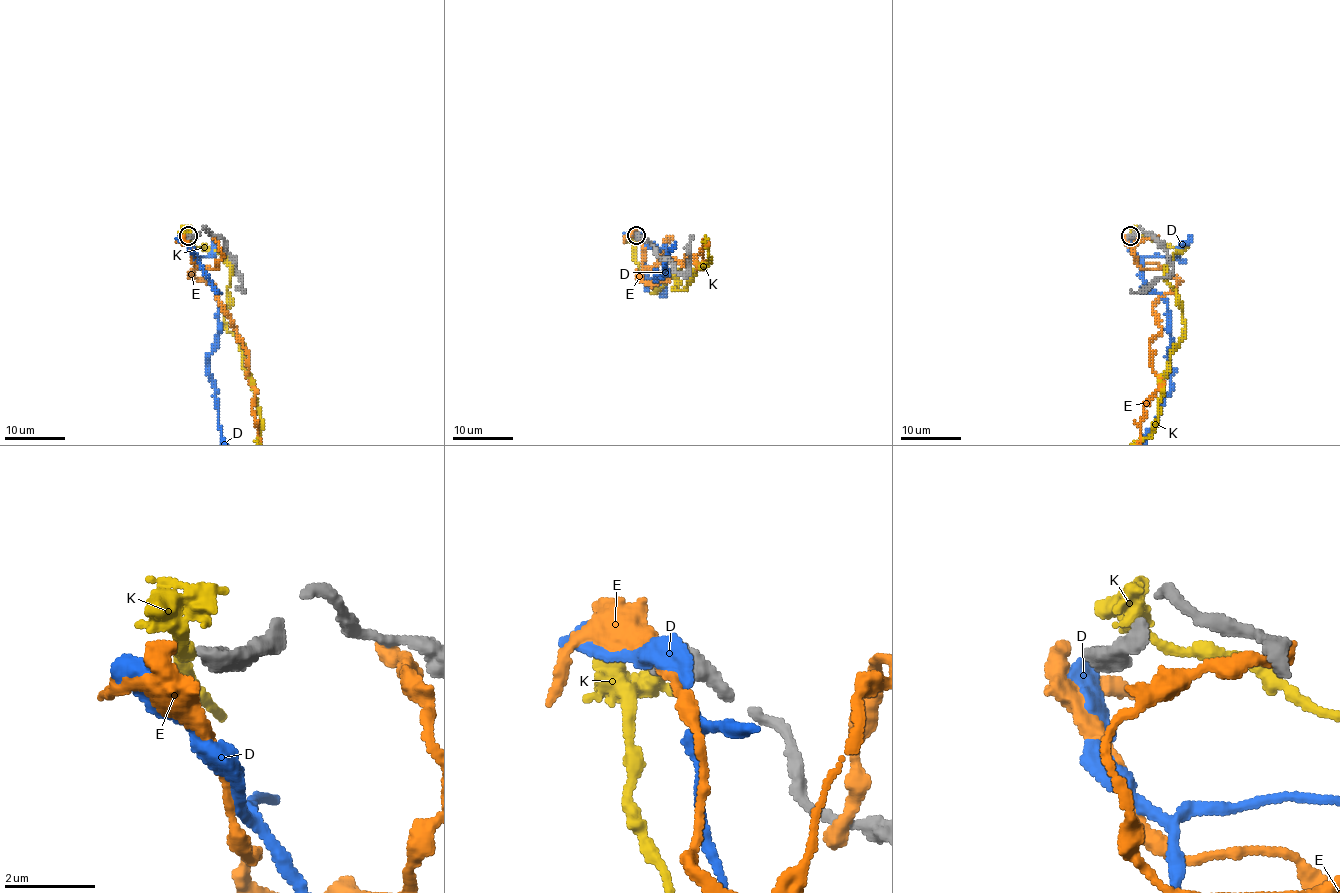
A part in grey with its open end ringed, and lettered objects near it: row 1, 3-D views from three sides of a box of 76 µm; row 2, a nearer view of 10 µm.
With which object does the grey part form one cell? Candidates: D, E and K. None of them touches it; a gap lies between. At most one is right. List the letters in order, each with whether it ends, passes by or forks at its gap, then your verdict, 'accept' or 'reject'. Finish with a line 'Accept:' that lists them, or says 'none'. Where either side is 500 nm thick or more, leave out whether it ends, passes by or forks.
D: it passes by; reject
E: reject
K: it passes by; reject
Accept: none

